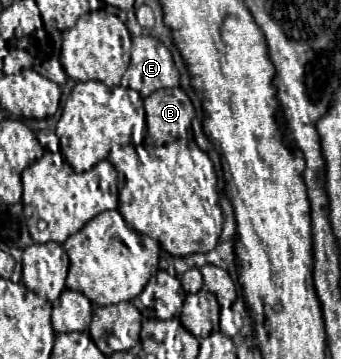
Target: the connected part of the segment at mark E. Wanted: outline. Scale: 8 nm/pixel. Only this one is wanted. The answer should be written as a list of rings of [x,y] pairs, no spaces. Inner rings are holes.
[[[141,35],[132,40],[130,64],[120,84],[147,97],[157,89],[177,87],[179,71],[169,49],[159,39]]]

